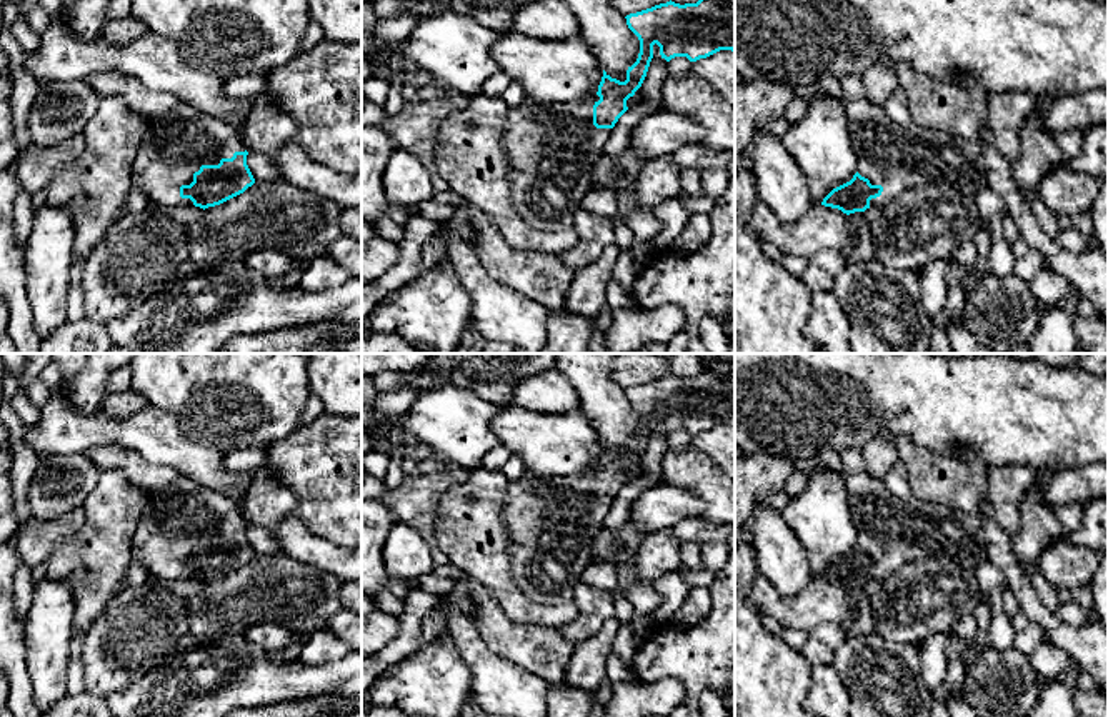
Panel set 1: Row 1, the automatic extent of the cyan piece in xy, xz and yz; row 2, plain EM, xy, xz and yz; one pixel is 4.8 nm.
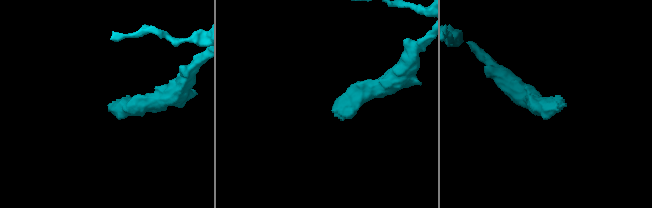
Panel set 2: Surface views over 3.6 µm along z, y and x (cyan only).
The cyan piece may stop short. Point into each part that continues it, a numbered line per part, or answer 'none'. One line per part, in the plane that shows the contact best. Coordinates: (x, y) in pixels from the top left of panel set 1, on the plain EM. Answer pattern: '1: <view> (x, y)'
1: xy (174, 521)

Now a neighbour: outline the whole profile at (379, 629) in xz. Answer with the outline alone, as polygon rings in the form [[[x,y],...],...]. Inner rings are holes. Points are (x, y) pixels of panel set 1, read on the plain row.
[[[377,610],[362,622],[362,659],[372,657],[400,634],[400,617]]]

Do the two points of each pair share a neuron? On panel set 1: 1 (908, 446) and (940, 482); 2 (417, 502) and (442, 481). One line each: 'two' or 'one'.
1: one
2: one

